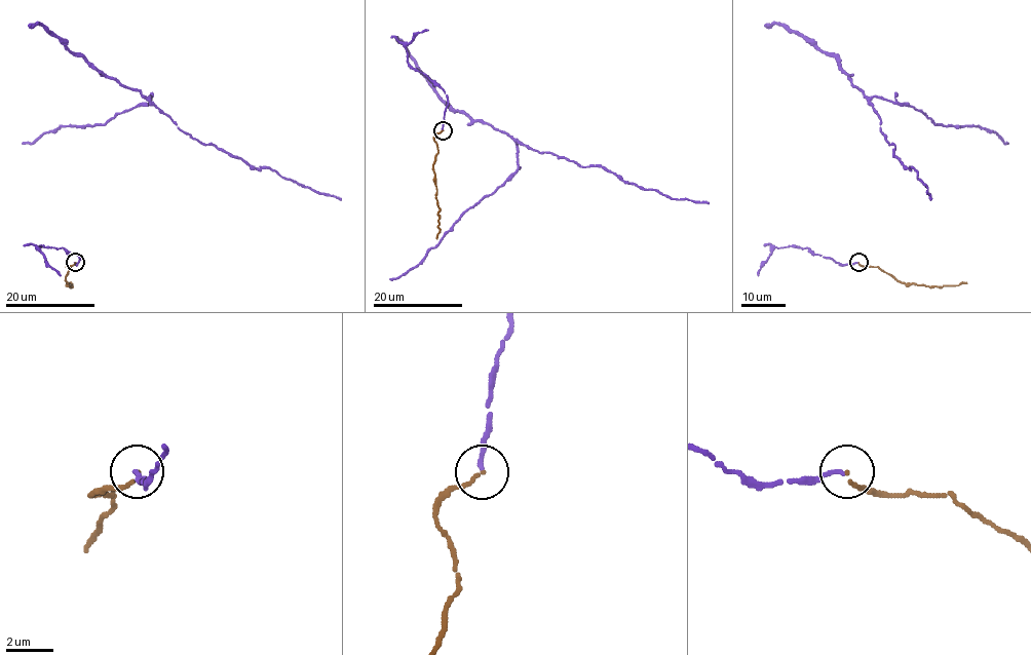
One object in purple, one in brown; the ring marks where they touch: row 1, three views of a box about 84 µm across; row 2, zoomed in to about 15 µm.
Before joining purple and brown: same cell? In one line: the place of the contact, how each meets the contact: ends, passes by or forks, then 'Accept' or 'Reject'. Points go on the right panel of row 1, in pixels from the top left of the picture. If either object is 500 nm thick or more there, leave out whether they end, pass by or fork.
Place: (858, 262). At the ring purple ends. At the ring brown ends. Accept

